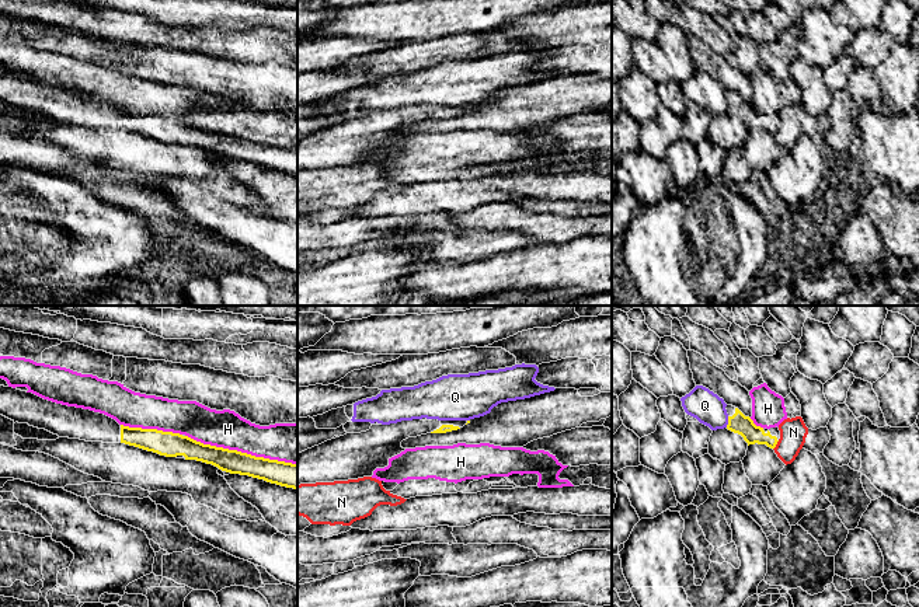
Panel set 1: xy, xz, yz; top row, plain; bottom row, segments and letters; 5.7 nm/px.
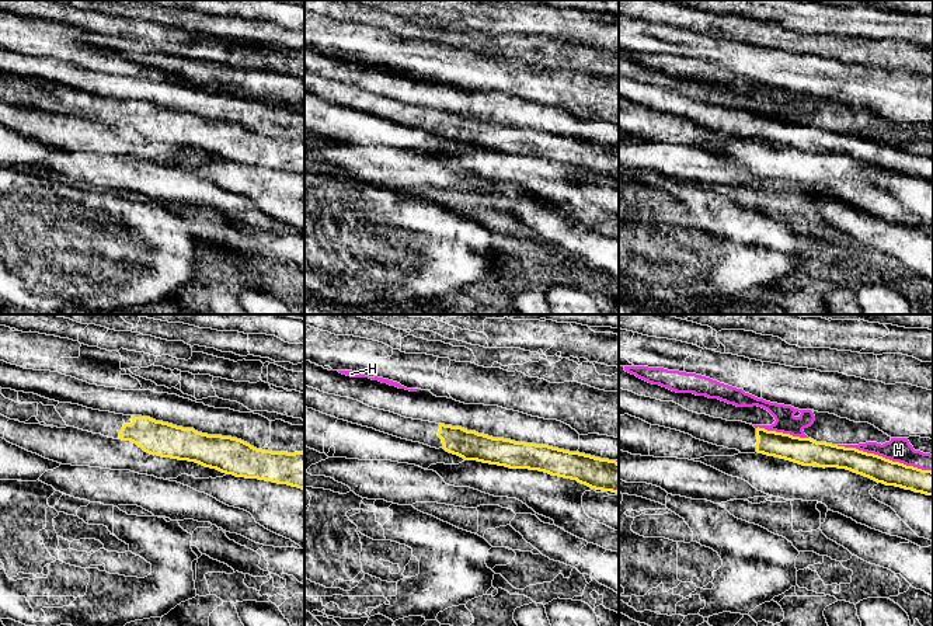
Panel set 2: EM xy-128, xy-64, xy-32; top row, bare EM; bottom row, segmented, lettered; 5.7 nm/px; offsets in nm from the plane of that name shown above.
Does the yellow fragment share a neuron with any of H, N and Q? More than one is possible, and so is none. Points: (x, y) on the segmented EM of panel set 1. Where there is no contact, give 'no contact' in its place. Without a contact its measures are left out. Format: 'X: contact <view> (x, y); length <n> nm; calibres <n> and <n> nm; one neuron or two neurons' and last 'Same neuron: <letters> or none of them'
H: contact xy (240, 452); length 650 nm; calibres 140 and 220 nm; two neurons
N: contact yz (776, 443); length 70 nm; calibres 120 and 160 nm; two neurons
Q: contact yz (728, 422); length 70 nm; calibres 120 and 180 nm; two neurons
Same neuron: none of them

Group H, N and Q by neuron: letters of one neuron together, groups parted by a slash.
H / N / Q

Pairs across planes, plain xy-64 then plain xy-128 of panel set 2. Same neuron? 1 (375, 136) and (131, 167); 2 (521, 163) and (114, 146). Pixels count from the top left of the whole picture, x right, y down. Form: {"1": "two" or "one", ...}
{"1": "two", "2": "two"}

